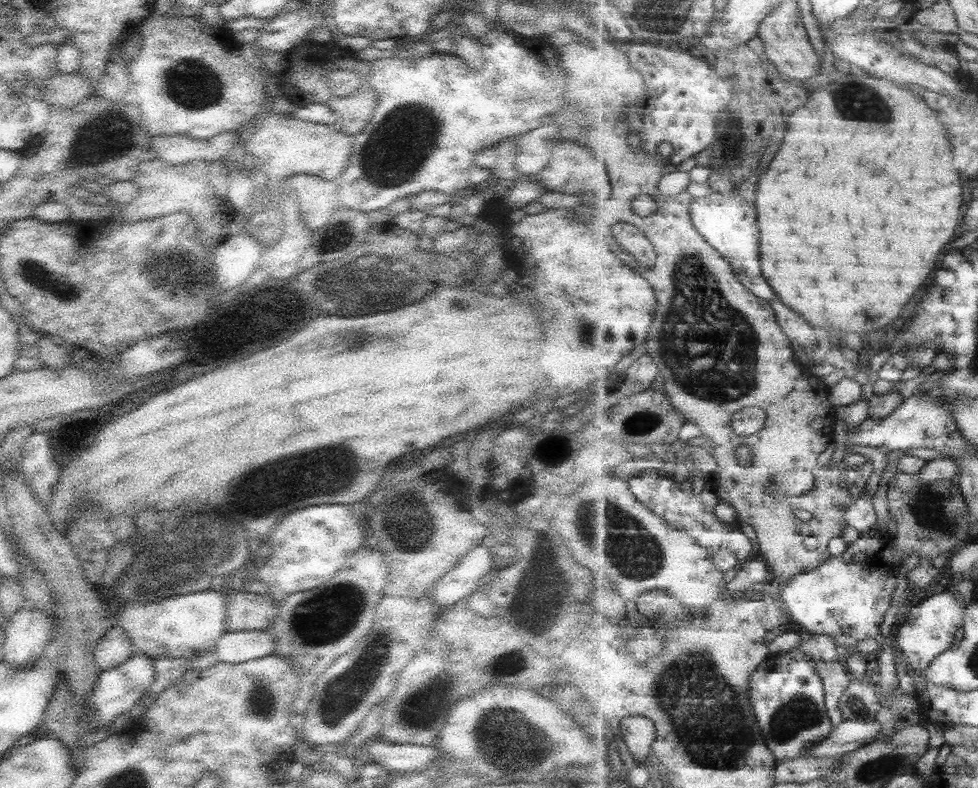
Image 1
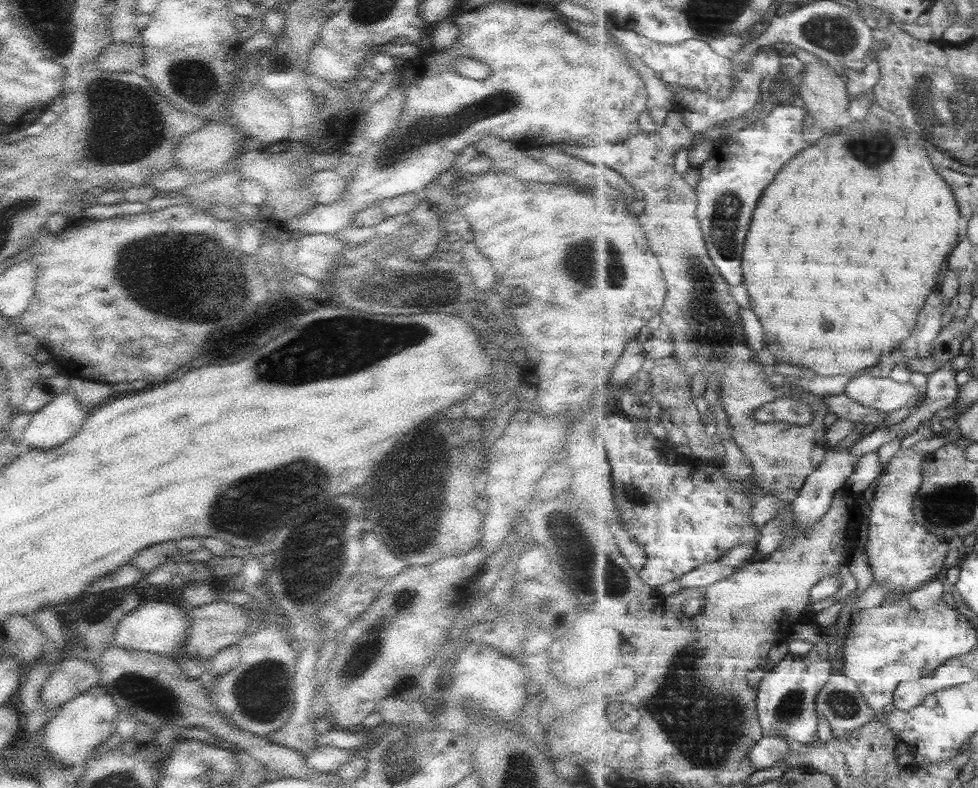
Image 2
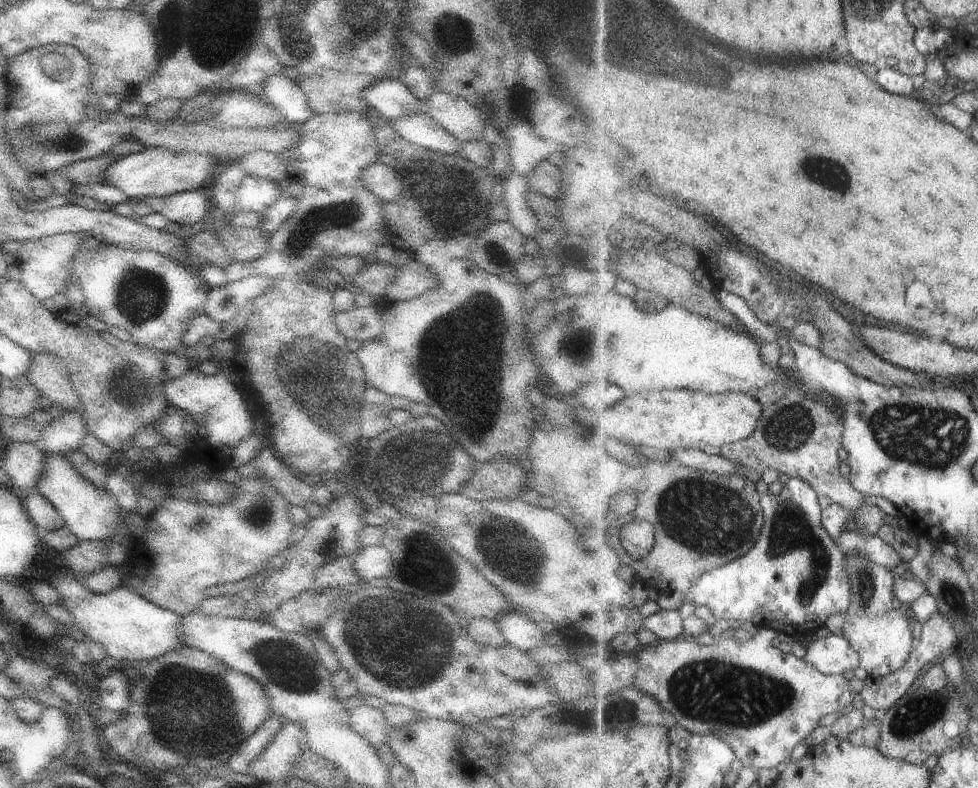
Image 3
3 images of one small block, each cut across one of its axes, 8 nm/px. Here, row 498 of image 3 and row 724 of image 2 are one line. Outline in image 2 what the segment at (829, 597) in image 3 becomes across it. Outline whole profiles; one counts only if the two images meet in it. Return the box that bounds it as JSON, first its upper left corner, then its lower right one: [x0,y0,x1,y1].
[757,640,833,746]

